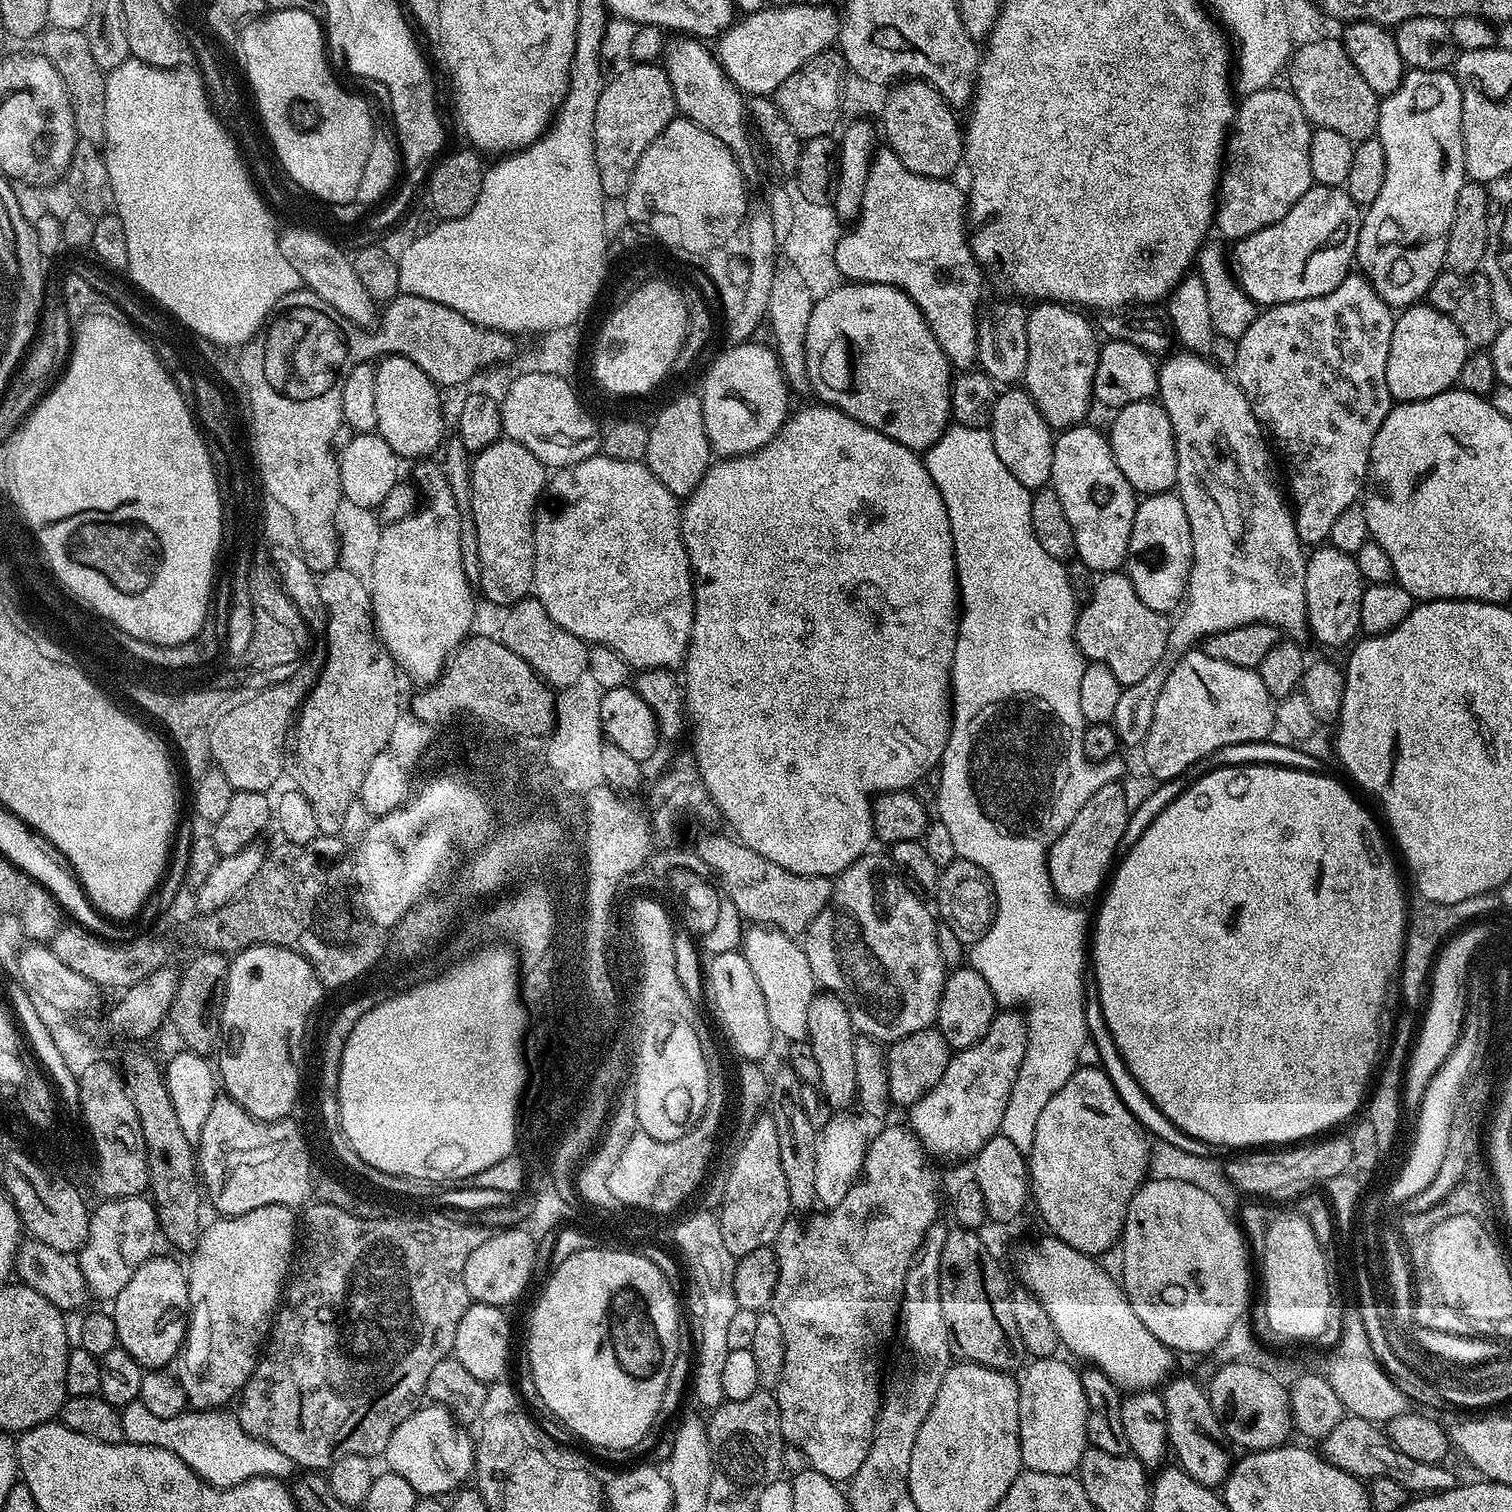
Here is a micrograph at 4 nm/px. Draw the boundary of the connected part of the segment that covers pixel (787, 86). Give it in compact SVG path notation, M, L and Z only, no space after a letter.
M829 50L820 52L814 58L810 58L778 90L774 93L774 99L778 110L782 112L782 118L790 126L790 130L801 141L819 136L829 135L836 124L836 119L842 116L841 93L844 90L846 79L846 65L839 51Z

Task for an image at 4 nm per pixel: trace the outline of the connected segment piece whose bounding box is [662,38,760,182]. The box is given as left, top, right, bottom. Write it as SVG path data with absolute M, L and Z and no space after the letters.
M696 38L680 39L684 40L676 40L673 44L671 41L662 52L664 75L668 77L672 87L679 115L683 119L694 121L702 130L714 134L714 138L721 140L736 155L745 181L752 182L758 179L760 168L756 165L756 152L752 149L753 137L746 123L745 97L725 74L715 51L704 45L707 43Z

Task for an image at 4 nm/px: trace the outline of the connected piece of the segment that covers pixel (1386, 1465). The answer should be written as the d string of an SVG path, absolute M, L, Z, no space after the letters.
M1345 1415L1344 1420L1338 1422L1338 1426L1334 1426L1334 1430L1330 1430L1330 1434L1324 1437L1322 1455L1329 1464L1349 1472L1352 1476L1359 1476L1364 1482L1370 1482L1379 1476L1394 1478L1394 1482L1406 1486L1410 1494L1449 1492L1458 1484L1455 1474L1450 1469L1444 1468L1443 1463L1414 1462L1414 1458L1402 1454L1402 1450L1398 1450L1388 1441L1387 1431L1381 1430L1366 1418L1354 1415Z

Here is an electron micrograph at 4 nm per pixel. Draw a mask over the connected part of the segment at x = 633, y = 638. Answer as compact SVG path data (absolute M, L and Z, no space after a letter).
M603 454L586 456L569 463L564 466L569 466L569 468L564 468L557 476L555 473L551 477L546 488L546 503L534 521L536 530L535 599L540 600L542 606L546 606L546 614L550 614L550 618L554 618L554 622L558 626L562 626L567 632L574 634L579 640L583 640L589 645L614 649L633 669L675 669L677 666L683 665L684 657L688 655L688 644L692 640L692 623L696 609L692 563L688 560L688 551L680 533L682 508L678 503L678 497L670 490L666 490L666 486L662 486L662 482L658 482L656 475L648 469L647 463L639 460L619 460Z

